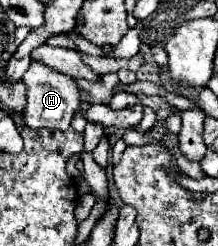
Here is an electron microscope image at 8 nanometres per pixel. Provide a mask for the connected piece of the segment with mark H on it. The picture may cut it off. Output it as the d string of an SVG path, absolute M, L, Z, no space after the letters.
M33 61L31 67L23 75L23 83L27 87L27 105L23 109L25 125L31 129L61 129L67 131L71 127L71 119L79 107L77 85L71 77L47 67L41 61Z

